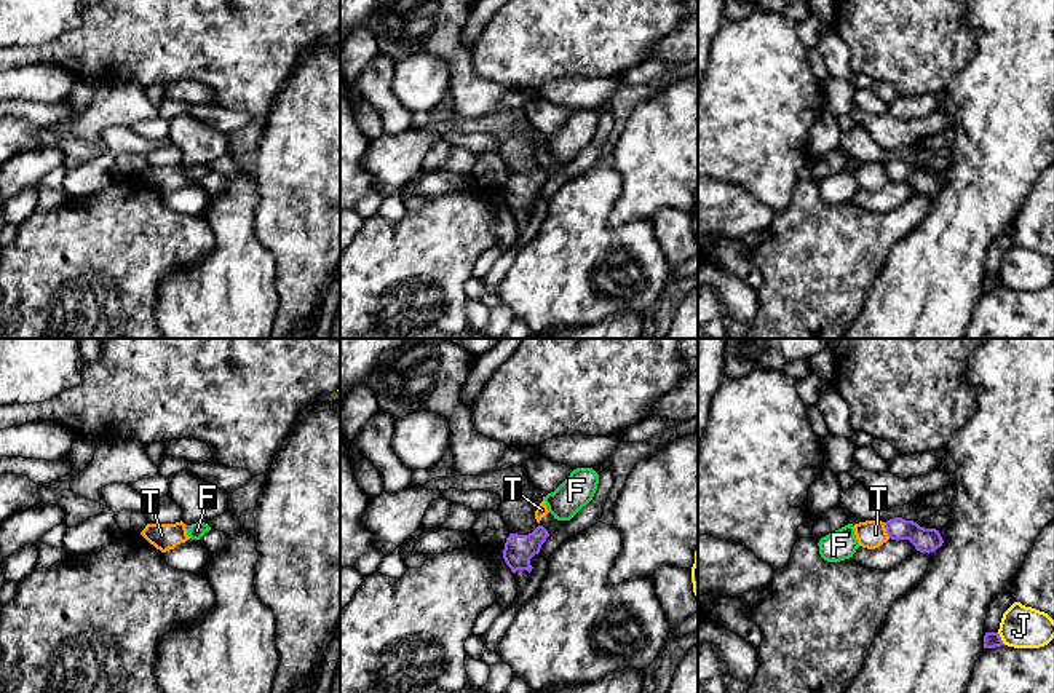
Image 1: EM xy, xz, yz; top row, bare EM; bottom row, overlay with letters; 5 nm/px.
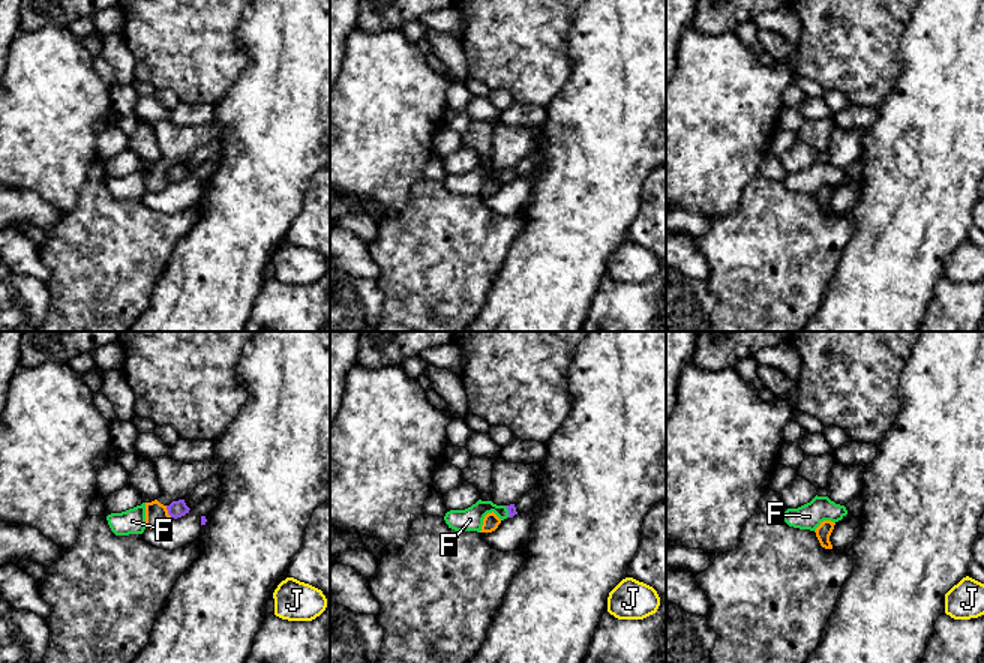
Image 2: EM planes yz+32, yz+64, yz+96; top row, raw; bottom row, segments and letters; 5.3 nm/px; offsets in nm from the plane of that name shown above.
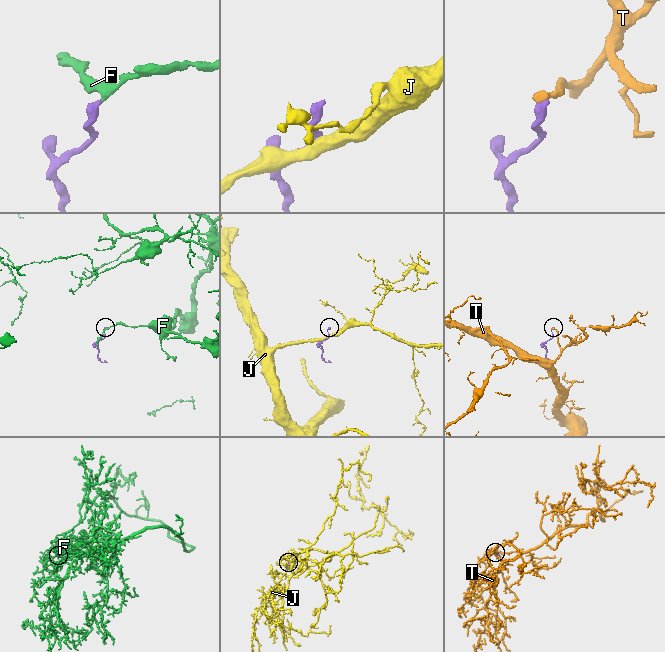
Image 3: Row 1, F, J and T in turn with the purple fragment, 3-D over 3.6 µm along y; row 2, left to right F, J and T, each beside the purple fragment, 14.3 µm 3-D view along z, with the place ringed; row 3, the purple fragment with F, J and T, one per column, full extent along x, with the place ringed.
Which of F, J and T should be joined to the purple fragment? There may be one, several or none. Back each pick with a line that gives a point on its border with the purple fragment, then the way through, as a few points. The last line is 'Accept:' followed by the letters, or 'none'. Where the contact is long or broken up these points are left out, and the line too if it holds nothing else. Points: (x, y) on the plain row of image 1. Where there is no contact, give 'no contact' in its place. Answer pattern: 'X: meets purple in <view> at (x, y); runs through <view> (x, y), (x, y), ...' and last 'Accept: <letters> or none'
F: meets purple in xy at (189, 170); runs through xy (187, 170), (189, 170), (197, 173)
Accept: F

